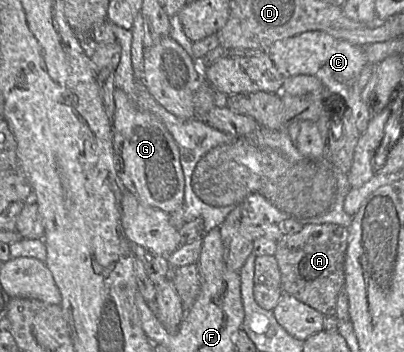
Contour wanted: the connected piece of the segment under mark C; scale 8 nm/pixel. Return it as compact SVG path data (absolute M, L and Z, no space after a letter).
M307 31L298 35L276 41L267 50L280 74L284 77L312 75L317 77L335 95L339 107L346 111L351 109L355 124L360 134L368 127L370 111L367 103L361 98L362 90L358 86L361 70L369 64L361 46L337 39L325 32Z

